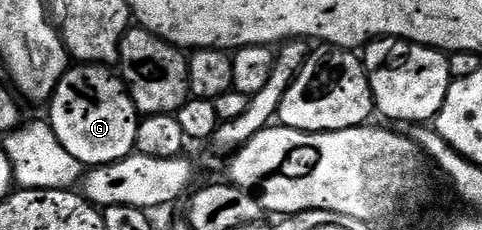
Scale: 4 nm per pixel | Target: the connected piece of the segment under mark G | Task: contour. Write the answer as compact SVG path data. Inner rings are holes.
M73 64L62 75L58 87L51 95L48 107L46 117L58 143L62 143L62 147L66 147L66 151L70 151L70 155L74 155L74 159L78 159L86 167L109 165L121 161L123 157L133 156L142 117L136 111L136 104L132 102L128 86L109 66Z

